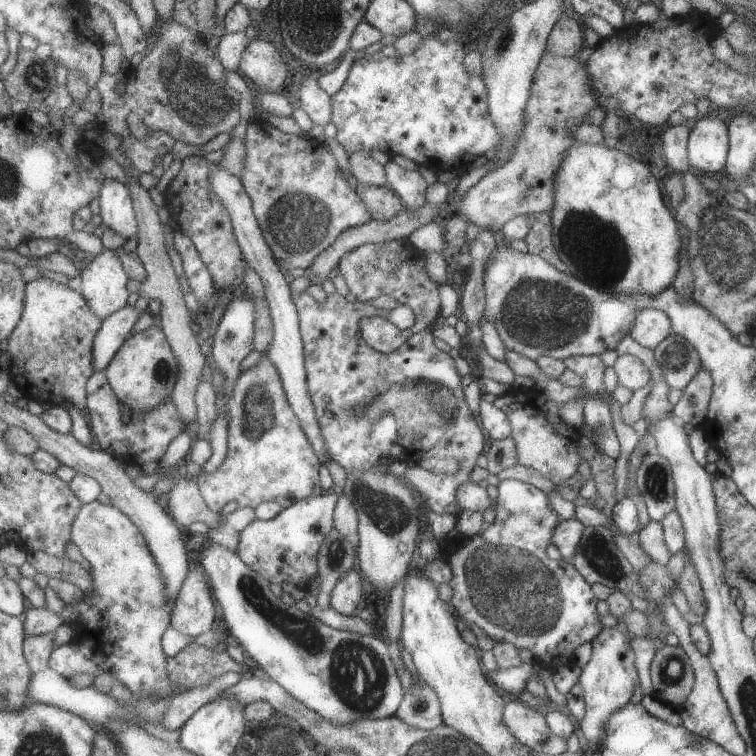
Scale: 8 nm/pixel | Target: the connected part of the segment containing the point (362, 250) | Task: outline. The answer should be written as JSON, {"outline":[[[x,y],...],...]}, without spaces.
{"outline":[[[394,240],[384,243],[365,243],[341,259],[338,271],[347,282],[350,292],[361,302],[369,302],[378,296],[387,294],[401,305],[410,306],[416,314],[416,322],[409,329],[411,335],[429,331],[433,322],[441,316],[441,298],[439,282],[435,282],[427,270],[424,252],[415,248],[409,240]]]}

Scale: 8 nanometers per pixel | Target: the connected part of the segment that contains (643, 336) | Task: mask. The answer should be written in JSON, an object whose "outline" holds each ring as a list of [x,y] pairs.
{"outline":[[[643,308],[635,314],[635,322],[631,327],[630,335],[639,346],[653,350],[672,332],[673,328],[666,314],[660,310]]]}

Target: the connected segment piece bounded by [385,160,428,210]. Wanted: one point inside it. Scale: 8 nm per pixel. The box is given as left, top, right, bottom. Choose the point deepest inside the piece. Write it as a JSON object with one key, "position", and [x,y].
{"position":[409,184]}

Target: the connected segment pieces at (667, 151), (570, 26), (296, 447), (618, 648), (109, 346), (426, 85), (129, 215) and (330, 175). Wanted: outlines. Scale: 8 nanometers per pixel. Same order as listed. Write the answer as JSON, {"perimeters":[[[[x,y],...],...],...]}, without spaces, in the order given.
{"perimeters":[[[[683,122],[669,125],[662,135],[662,153],[666,169],[675,170],[676,172],[685,172],[689,160],[687,156],[688,132],[690,123]]],[[[562,16],[549,30],[544,52],[551,56],[573,57],[585,45],[580,25],[573,18]]],[[[267,350],[267,352],[263,352],[263,354],[254,356],[254,358],[251,359],[249,364],[245,367],[243,374],[239,376],[239,380],[237,380],[237,384],[235,384],[233,398],[231,398],[231,402],[229,402],[229,414],[231,414],[231,418],[229,418],[228,424],[229,450],[227,460],[225,461],[225,464],[217,470],[217,472],[213,472],[213,474],[201,473],[197,480],[199,488],[201,489],[209,508],[211,508],[213,512],[221,512],[221,508],[223,508],[225,504],[233,502],[233,500],[235,500],[235,502],[237,502],[241,507],[251,507],[254,509],[257,508],[259,504],[263,504],[263,502],[275,501],[282,504],[286,509],[303,499],[322,495],[326,492],[321,488],[321,480],[319,480],[319,468],[321,468],[322,465],[321,458],[319,458],[319,455],[315,452],[314,446],[311,446],[311,442],[309,442],[309,438],[307,438],[307,434],[305,434],[305,430],[303,430],[303,427],[301,426],[298,414],[295,414],[293,407],[291,406],[286,393],[286,388],[283,384],[282,375],[279,374],[279,369],[275,366],[275,363],[271,362],[271,358],[269,358],[269,350]]],[[[611,592],[607,596],[609,614],[616,619],[613,627],[602,627],[601,632],[591,638],[591,656],[588,662],[580,668],[578,682],[582,688],[581,698],[583,698],[585,714],[579,721],[579,730],[590,743],[597,743],[597,738],[603,730],[603,724],[607,716],[619,708],[623,708],[629,702],[637,679],[637,670],[633,665],[633,651],[629,642],[633,639],[631,632],[620,619],[626,612],[631,610],[632,603],[621,593]]],[[[127,305],[103,321],[102,330],[97,334],[93,344],[95,372],[105,371],[111,364],[119,349],[129,338],[129,334],[133,332],[133,328],[137,326],[137,322],[141,320],[141,316],[143,311],[137,306]]],[[[433,34],[425,35],[425,40],[421,42],[419,50],[410,55],[400,55],[398,57],[384,56],[381,51],[373,53],[372,56],[364,56],[354,62],[345,86],[333,94],[334,117],[333,124],[337,129],[337,140],[343,146],[344,153],[349,156],[359,151],[378,151],[389,154],[390,156],[400,154],[405,156],[418,166],[428,167],[434,172],[458,171],[464,167],[471,165],[477,156],[484,155],[487,150],[495,147],[500,143],[499,132],[495,130],[495,124],[491,122],[490,108],[487,106],[487,84],[483,82],[481,73],[479,76],[471,76],[469,70],[465,66],[466,54],[463,42],[459,40],[449,40],[441,42]]],[[[107,178],[98,199],[100,216],[111,230],[123,234],[127,240],[139,236],[139,220],[135,212],[134,198],[130,188],[121,180]]],[[[259,117],[249,120],[246,140],[249,156],[245,158],[247,166],[241,180],[253,199],[254,211],[265,238],[285,272],[295,268],[311,270],[315,258],[329,250],[338,241],[342,232],[374,220],[365,201],[345,180],[344,163],[338,162],[338,154],[329,151],[323,142],[315,140],[310,135],[296,136],[282,132]]]]}

